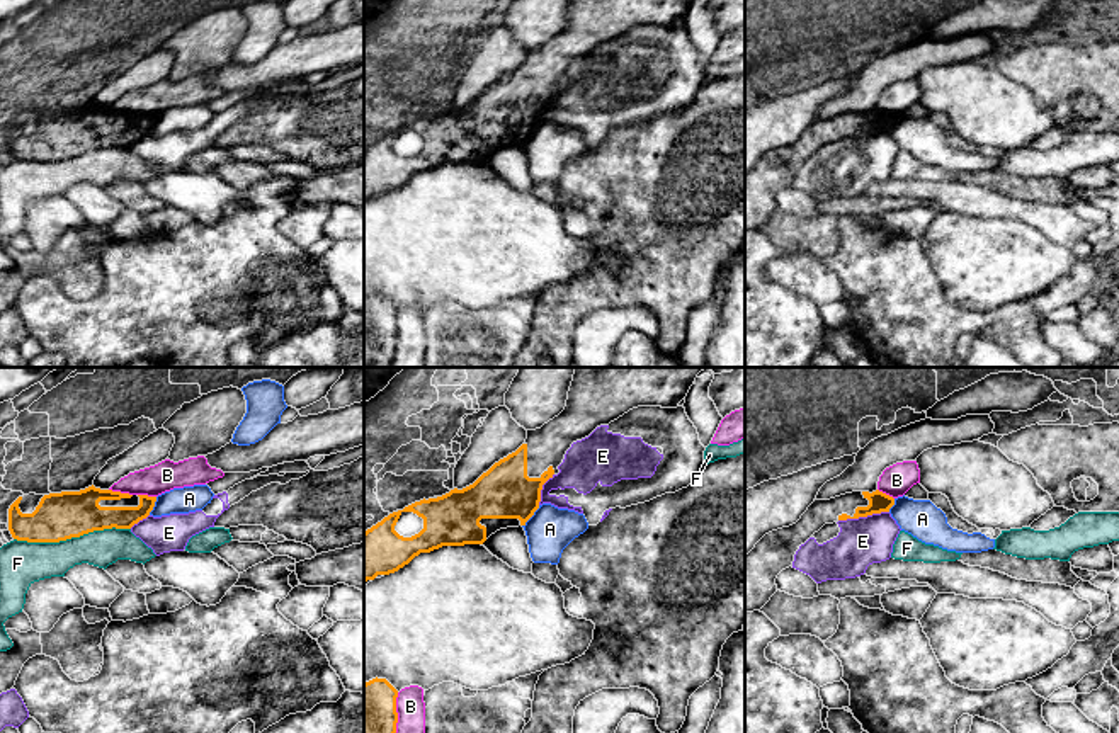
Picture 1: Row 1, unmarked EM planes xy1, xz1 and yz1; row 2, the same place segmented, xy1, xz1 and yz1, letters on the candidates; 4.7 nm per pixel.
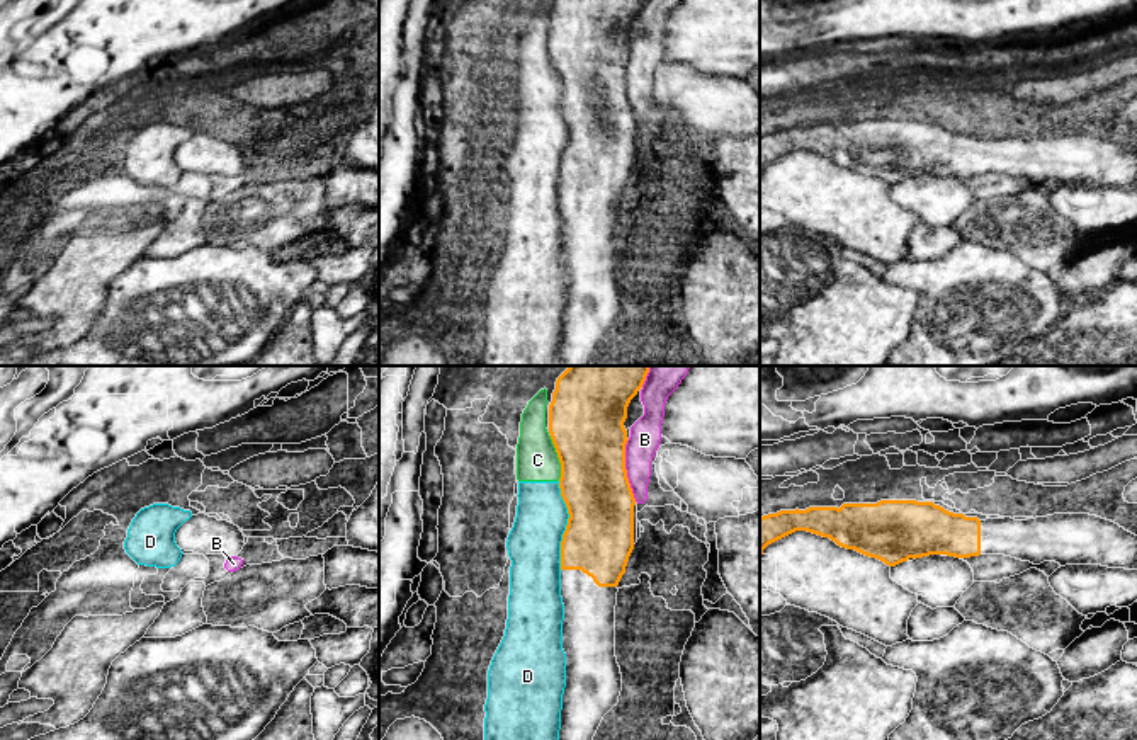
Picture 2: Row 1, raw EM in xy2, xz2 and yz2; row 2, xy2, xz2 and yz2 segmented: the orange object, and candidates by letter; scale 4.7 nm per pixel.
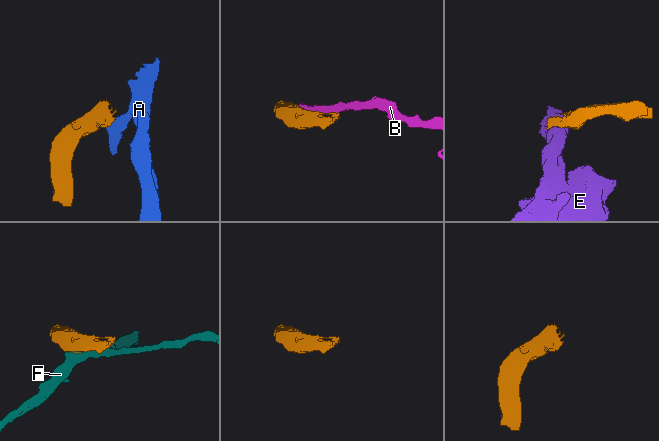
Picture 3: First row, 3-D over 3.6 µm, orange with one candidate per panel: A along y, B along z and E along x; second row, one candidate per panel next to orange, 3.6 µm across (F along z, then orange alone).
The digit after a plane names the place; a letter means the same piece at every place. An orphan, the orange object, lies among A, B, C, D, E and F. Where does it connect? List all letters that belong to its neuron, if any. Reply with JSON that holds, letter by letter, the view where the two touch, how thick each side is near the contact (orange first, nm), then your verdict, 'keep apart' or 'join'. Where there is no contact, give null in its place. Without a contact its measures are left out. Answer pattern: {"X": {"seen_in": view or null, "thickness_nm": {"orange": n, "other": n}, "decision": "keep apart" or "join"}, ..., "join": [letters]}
{"A": {"seen_in": "xz1", "thickness_nm": {"orange": 260, "other": 220}, "decision": "keep apart"}, "B": {"seen_in": "xz2", "thickness_nm": {"orange": 340, "other": 150}, "decision": "keep apart"}, "C": {"seen_in": "xz2", "thickness_nm": {"orange": 360, "other": 190}, "decision": "keep apart"}, "D": {"seen_in": "xz2", "thickness_nm": {"orange": 320, "other": 260}, "decision": "keep apart"}, "E": {"seen_in": "yz1", "thickness_nm": {"orange": 100, "other": 220}, "decision": "keep apart"}, "F": {"seen_in": "xy1", "thickness_nm": {"orange": 220, "other": 190}, "decision": "keep apart"}, "join": []}

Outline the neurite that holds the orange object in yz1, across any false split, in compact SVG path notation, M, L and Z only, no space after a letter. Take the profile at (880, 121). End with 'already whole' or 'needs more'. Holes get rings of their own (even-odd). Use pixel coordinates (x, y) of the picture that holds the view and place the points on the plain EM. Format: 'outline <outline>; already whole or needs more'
outline M876 109L852 111L830 119L815 119L801 138L765 153L745 175L745 231L760 230L777 211L777 194L792 185L794 173L825 143L889 131L895 117Z; needs more

